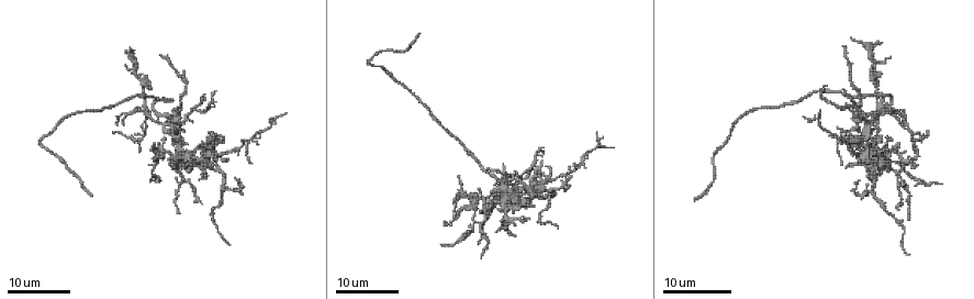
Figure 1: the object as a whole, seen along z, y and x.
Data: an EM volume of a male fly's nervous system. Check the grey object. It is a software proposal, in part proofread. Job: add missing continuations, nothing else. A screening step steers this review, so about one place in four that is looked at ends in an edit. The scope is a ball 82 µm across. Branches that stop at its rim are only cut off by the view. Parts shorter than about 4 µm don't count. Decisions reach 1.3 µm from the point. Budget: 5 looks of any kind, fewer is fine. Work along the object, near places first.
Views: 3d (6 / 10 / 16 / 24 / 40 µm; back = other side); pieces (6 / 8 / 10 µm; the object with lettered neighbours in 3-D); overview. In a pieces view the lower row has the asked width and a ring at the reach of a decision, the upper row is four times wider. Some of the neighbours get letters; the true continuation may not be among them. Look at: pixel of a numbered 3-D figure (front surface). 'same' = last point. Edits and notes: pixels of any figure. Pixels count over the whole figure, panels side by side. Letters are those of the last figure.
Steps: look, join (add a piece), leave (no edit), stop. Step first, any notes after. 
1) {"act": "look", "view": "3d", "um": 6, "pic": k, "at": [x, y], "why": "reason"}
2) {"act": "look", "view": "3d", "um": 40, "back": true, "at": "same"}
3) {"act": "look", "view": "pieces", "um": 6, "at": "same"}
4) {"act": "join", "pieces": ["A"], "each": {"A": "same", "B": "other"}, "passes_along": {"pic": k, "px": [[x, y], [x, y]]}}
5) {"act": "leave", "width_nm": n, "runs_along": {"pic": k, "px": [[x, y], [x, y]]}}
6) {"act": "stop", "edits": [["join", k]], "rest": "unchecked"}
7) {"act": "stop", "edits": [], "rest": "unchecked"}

{"act": "look", "view": "3d", "um": 16, "pic": 1, "at": [528, 220], "why": "branch stops here"}

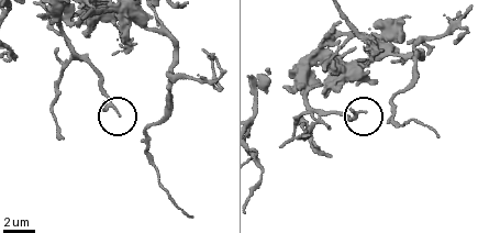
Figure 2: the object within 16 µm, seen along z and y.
{"act": "look", "view": "pieces", "um": 6, "pic": 2, "at": [118, 113]}

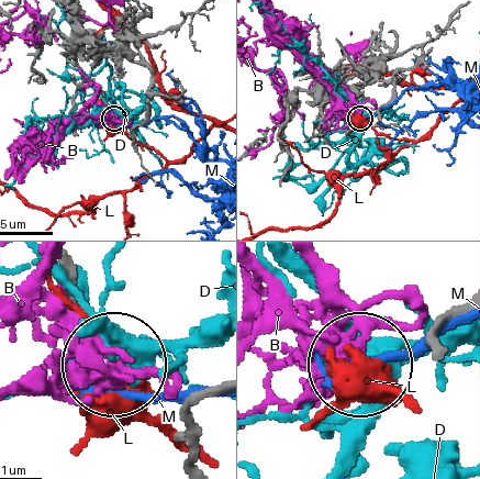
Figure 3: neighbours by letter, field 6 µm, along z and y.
{"act": "leave", "width_nm": 80, "each": {"B": "other", "D": "other", "L": "other", "M": "other"}, "found": "no lettered piece goes on from it"}

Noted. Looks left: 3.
{"act": "look", "view": "3d", "um": 16, "pic": 1, "at": [205, 95], "why": "thin end"}

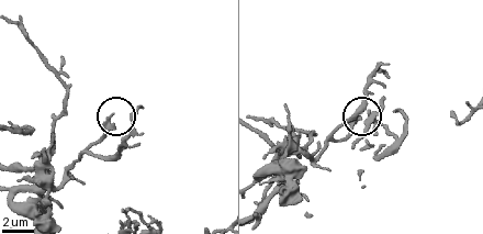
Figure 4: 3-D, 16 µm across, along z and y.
{"act": "look", "view": "pieces", "um": 6, "pic": 4, "at": [113, 112]}

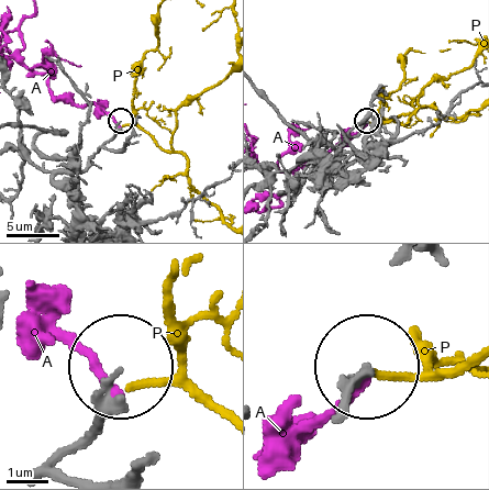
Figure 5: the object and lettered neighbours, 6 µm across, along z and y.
{"act": "leave", "width_nm": 200, "each": {"A": "other", "P": "other"}, "found": "no lettered piece goes on from it"}

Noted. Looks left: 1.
{"act": "stop", "edits": [], "rest": "unchecked"}

